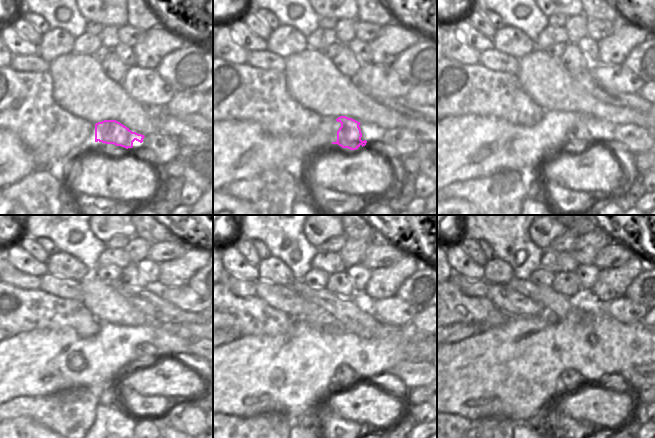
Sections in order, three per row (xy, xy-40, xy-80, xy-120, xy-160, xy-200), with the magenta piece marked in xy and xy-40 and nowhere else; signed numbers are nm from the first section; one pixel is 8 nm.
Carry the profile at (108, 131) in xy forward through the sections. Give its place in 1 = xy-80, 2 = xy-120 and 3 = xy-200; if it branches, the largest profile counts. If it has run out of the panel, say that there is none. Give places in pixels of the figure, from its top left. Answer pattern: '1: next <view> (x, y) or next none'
1: next xy-80 (580, 138)
2: next xy-120 (128, 367)
3: next xy-200 (570, 379)

